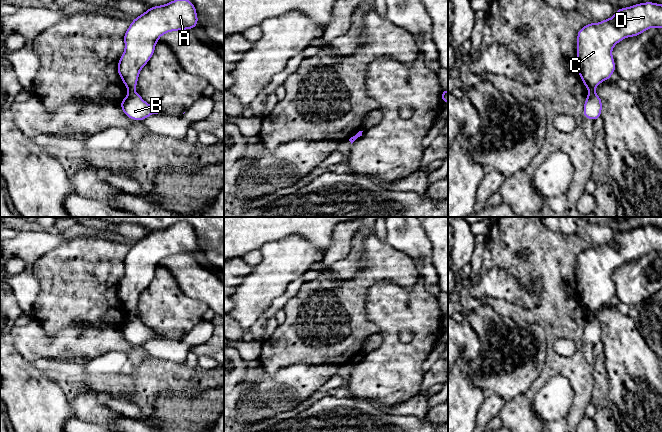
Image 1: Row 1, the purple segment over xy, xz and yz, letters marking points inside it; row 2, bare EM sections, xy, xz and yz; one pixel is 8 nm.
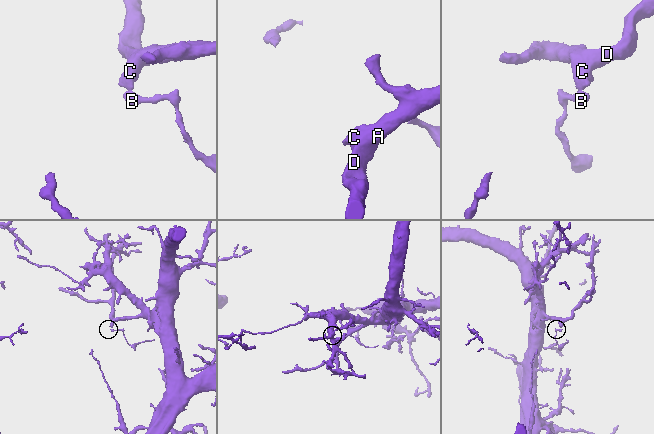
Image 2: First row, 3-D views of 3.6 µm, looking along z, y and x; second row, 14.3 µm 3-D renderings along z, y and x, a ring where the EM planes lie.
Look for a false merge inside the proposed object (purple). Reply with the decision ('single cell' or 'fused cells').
fused cells

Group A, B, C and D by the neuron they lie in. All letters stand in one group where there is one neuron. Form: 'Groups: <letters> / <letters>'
Groups: A C D / B

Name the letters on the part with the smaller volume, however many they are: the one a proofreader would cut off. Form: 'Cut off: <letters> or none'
Cut off: B

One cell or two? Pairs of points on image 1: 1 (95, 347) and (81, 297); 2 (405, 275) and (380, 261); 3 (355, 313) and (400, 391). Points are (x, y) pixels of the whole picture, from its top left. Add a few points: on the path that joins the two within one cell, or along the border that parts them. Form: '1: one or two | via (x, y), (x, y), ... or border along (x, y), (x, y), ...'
1: two | border along (119, 327), (104, 325), (100, 328)
2: one | via (399, 269), (394, 264), (386, 261)
3: two | border along (366, 313), (366, 316), (380, 328), (379, 333)

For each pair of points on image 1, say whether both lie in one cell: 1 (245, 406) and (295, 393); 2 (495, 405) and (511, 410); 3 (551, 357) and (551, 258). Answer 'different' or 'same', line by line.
1: same
2: different
3: same

